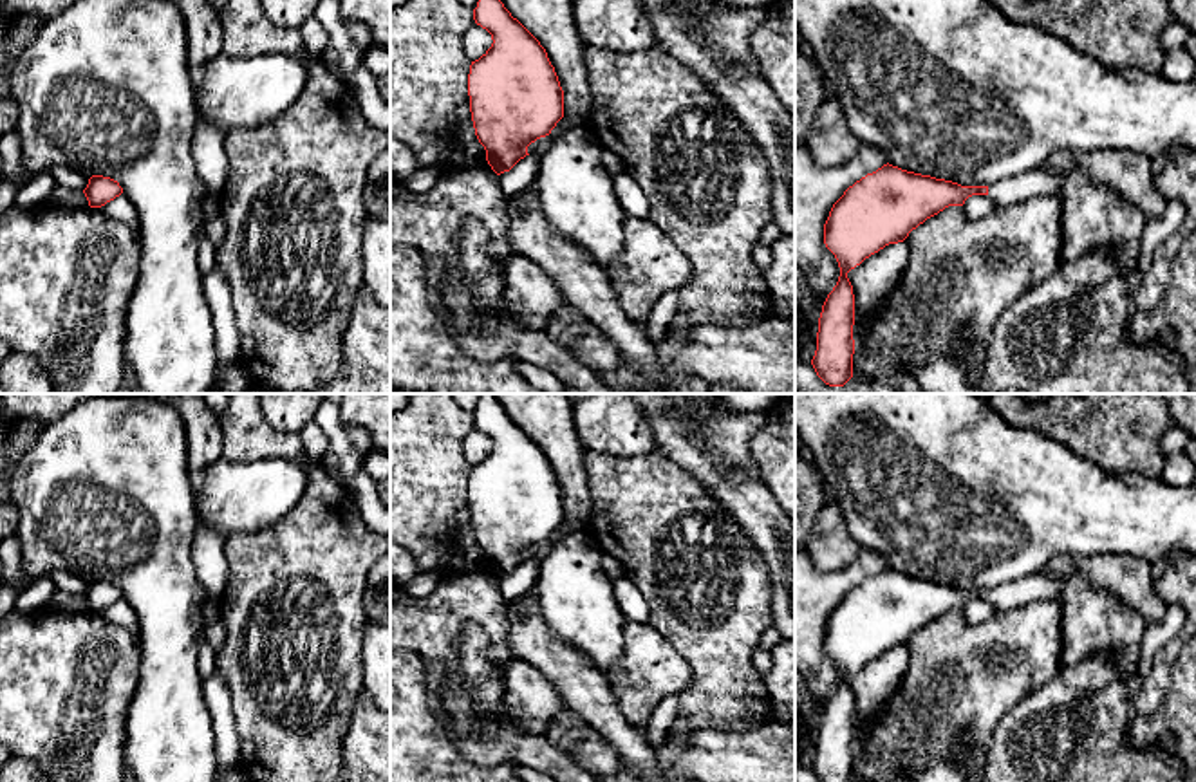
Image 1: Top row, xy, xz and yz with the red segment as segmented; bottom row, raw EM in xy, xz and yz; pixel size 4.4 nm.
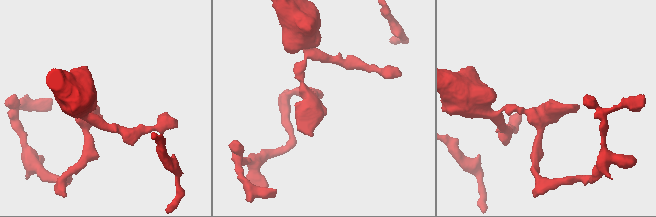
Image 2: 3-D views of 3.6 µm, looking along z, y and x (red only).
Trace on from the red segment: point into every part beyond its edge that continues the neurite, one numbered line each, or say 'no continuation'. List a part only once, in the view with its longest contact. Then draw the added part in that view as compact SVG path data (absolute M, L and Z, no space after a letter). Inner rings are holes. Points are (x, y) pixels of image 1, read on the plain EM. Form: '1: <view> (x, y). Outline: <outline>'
1: yz (1018, 593). Outline: M1035 573L988 591L988 601L997 609L1017 609L1037 600L1061 601L1064 589L1064 580Z

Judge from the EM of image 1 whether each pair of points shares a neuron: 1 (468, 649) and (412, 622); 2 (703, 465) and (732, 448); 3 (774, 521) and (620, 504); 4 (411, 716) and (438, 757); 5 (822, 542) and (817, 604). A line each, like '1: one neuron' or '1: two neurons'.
1: two neurons
2: one neuron
3: two neurons
4: one neuron
5: two neurons

